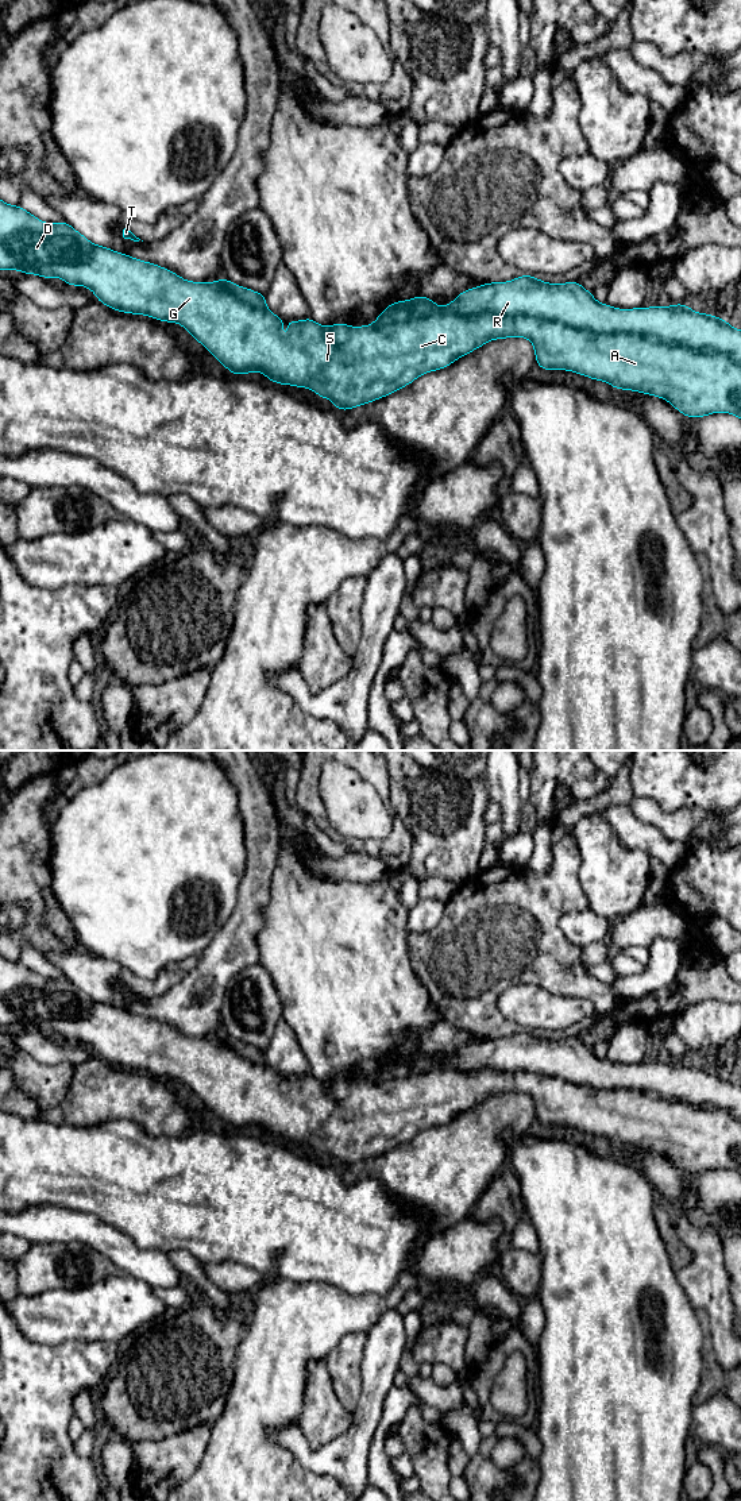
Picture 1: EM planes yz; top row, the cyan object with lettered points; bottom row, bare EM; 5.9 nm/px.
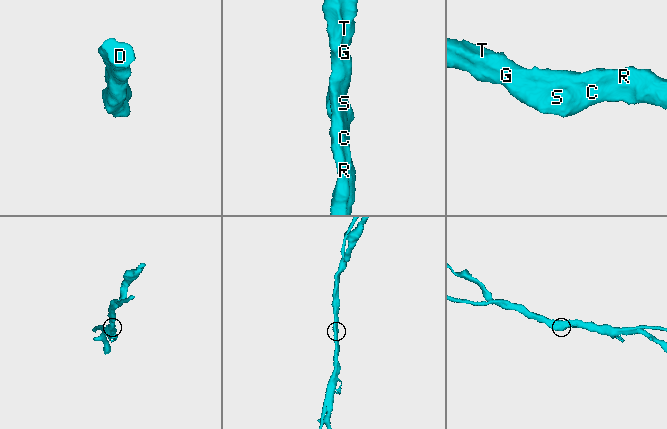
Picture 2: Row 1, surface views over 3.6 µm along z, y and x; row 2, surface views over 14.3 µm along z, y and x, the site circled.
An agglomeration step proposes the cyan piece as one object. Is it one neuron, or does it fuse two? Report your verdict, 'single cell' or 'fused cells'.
single cell

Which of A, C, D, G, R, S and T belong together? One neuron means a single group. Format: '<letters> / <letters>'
A C D G R S T

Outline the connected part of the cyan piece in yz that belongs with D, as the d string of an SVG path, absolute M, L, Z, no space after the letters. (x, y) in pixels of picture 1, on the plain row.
M0 954L0 1027L23 1027L26 1031L38 1030L39 1033L49 1035L51 1033L59 1033L65 1039L70 1042L85 1042L90 1045L96 1056L105 1062L115 1065L117 1068L130 1070L143 1070L150 1072L155 1076L165 1079L177 1079L182 1081L194 1096L200 1097L202 1103L209 1107L231 1130L247 1131L251 1127L258 1127L265 1130L270 1138L278 1141L298 1142L300 1145L309 1143L320 1154L328 1154L332 1157L336 1165L340 1168L350 1166L356 1162L374 1158L379 1154L387 1153L391 1149L410 1141L422 1130L429 1127L439 1127L447 1122L456 1118L459 1114L483 1103L490 1096L509 1095L509 1093L526 1093L532 1097L536 1120L547 1126L564 1126L572 1127L575 1130L584 1131L593 1137L607 1138L611 1143L618 1146L638 1147L642 1150L653 1151L668 1157L678 1168L688 1174L699 1174L714 1169L729 1169L737 1172L741 1176L741 1087L733 1084L726 1074L719 1074L711 1072L710 1069L698 1069L692 1066L686 1060L672 1060L671 1062L640 1062L632 1065L620 1065L606 1060L599 1060L593 1047L586 1046L578 1037L564 1038L564 1039L548 1039L533 1031L520 1031L512 1037L506 1038L487 1038L476 1043L470 1043L458 1050L458 1053L448 1058L444 1064L439 1064L432 1056L422 1052L417 1052L405 1057L394 1057L386 1061L383 1068L374 1076L374 1080L351 1083L344 1079L335 1079L329 1083L323 1083L317 1080L310 1072L302 1077L298 1076L282 1076L274 1068L267 1065L266 1050L258 1049L252 1045L239 1042L231 1035L220 1035L213 1038L193 1038L186 1037L174 1027L165 1025L159 1020L150 1019L138 1014L132 1014L127 1010L113 1007L105 1002L97 1002L86 995L82 989L74 985L67 977L58 980L45 979L35 973L32 969L22 964L20 961L9 961Z

